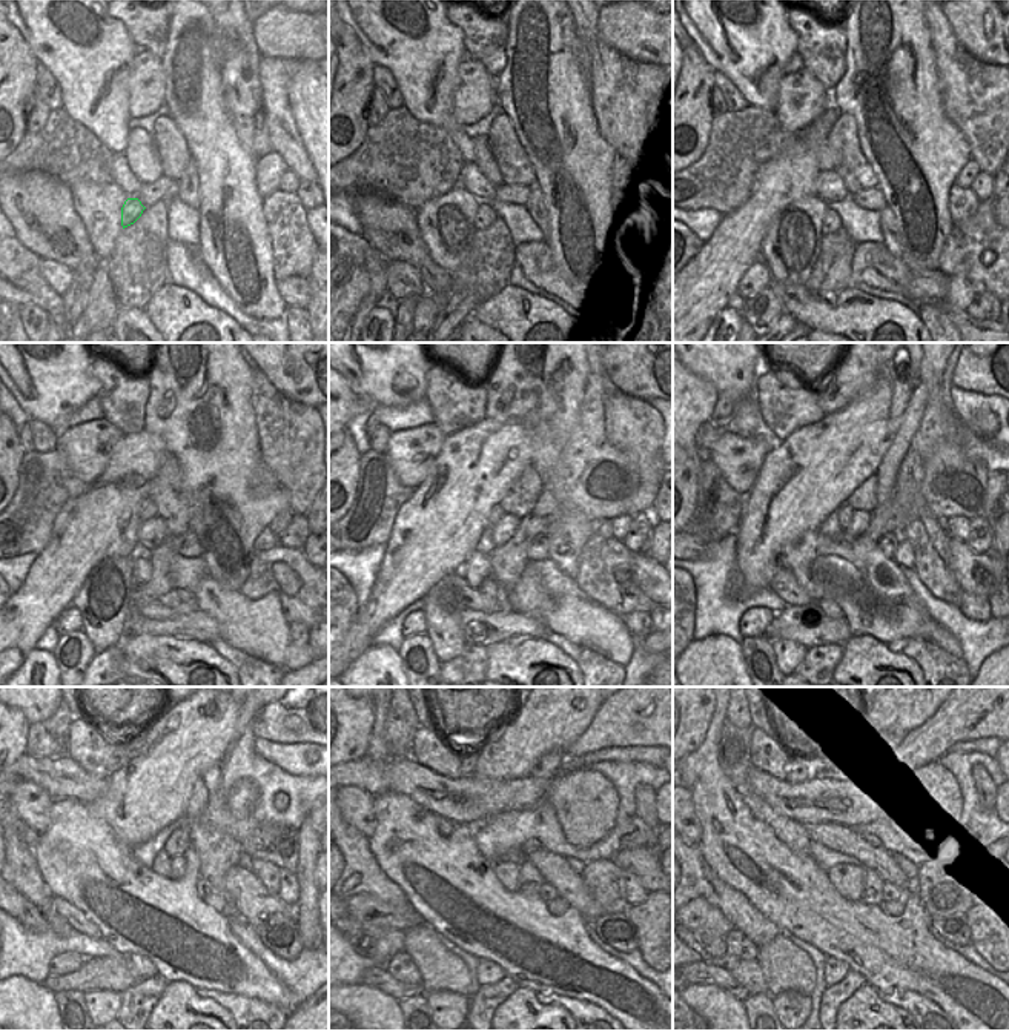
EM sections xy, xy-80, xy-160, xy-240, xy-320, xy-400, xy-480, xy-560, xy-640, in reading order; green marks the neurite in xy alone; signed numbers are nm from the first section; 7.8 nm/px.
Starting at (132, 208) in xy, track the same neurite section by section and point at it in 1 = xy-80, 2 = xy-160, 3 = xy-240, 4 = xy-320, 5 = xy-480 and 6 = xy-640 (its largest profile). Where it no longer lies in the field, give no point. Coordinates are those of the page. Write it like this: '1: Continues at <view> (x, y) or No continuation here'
1: Continues at xy-80 (486, 215)
2: Continues at xy-160 (831, 222)
3: Continues at xy-240 (142, 567)
4: Continues at xy-320 (489, 589)
5: Continues at xy-480 (142, 968)
6: Continues at xy-640 (836, 970)

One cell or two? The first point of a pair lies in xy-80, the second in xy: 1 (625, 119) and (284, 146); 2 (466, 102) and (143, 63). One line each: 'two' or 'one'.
1: one
2: one

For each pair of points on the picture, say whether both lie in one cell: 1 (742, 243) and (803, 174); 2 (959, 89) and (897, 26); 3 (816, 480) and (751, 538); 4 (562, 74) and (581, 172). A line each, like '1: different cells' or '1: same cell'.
1: same cell
2: different cells
3: same cell
4: same cell

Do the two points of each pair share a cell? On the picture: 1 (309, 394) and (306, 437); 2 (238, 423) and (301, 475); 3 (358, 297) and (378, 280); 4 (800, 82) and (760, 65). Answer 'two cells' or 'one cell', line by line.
1: two cells
2: two cells
3: two cells
4: two cells

